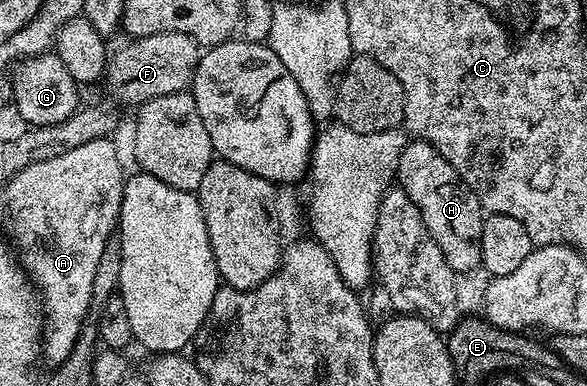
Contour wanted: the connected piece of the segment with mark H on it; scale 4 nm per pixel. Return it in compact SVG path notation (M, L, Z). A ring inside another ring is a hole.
M413 138L405 142L400 160L396 166L398 186L404 190L406 197L418 205L430 237L438 241L446 265L457 273L481 270L482 261L482 225L485 212L476 200L476 194L460 180L460 174L442 157L442 153L424 139Z

